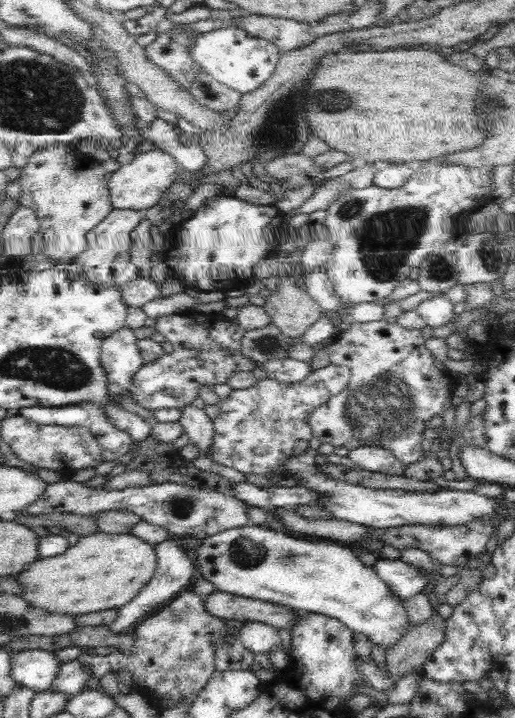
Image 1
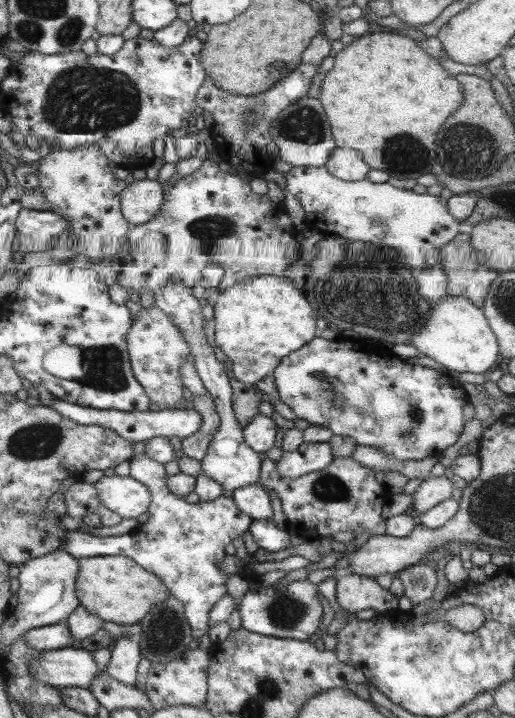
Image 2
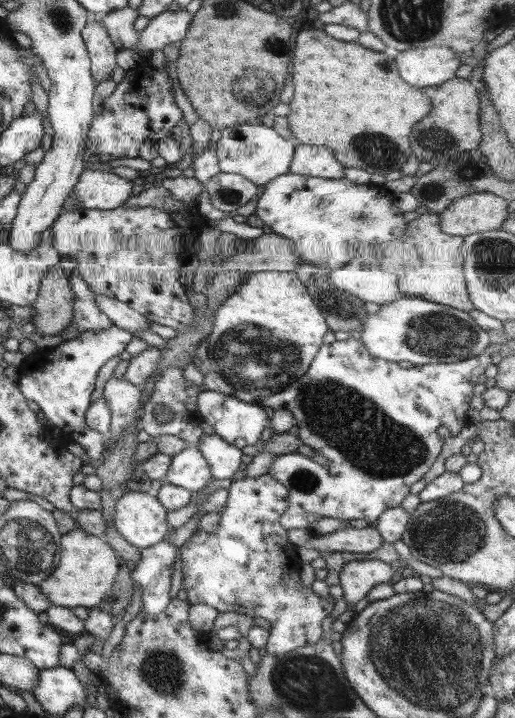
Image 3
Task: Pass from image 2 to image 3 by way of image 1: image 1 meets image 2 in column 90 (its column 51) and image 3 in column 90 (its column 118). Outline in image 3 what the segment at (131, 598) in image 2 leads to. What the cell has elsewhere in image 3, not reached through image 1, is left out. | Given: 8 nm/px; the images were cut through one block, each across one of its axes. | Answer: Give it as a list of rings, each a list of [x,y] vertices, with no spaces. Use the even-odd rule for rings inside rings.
[[[75,528],[62,534],[59,539],[58,565],[53,572],[41,580],[38,590],[56,607],[70,609],[73,606],[91,608],[111,590],[120,561],[117,554],[101,537],[96,537]]]

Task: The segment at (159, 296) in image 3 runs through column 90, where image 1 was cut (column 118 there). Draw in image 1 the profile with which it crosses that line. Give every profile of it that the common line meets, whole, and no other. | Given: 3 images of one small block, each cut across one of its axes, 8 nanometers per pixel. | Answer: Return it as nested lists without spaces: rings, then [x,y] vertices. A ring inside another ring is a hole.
[[[112,209],[104,220],[100,220],[92,230],[86,232],[86,250],[74,256],[72,261],[80,266],[79,274],[86,277],[88,283],[121,290],[126,283],[144,275],[131,260],[130,247],[134,226],[145,216],[145,210]]]

